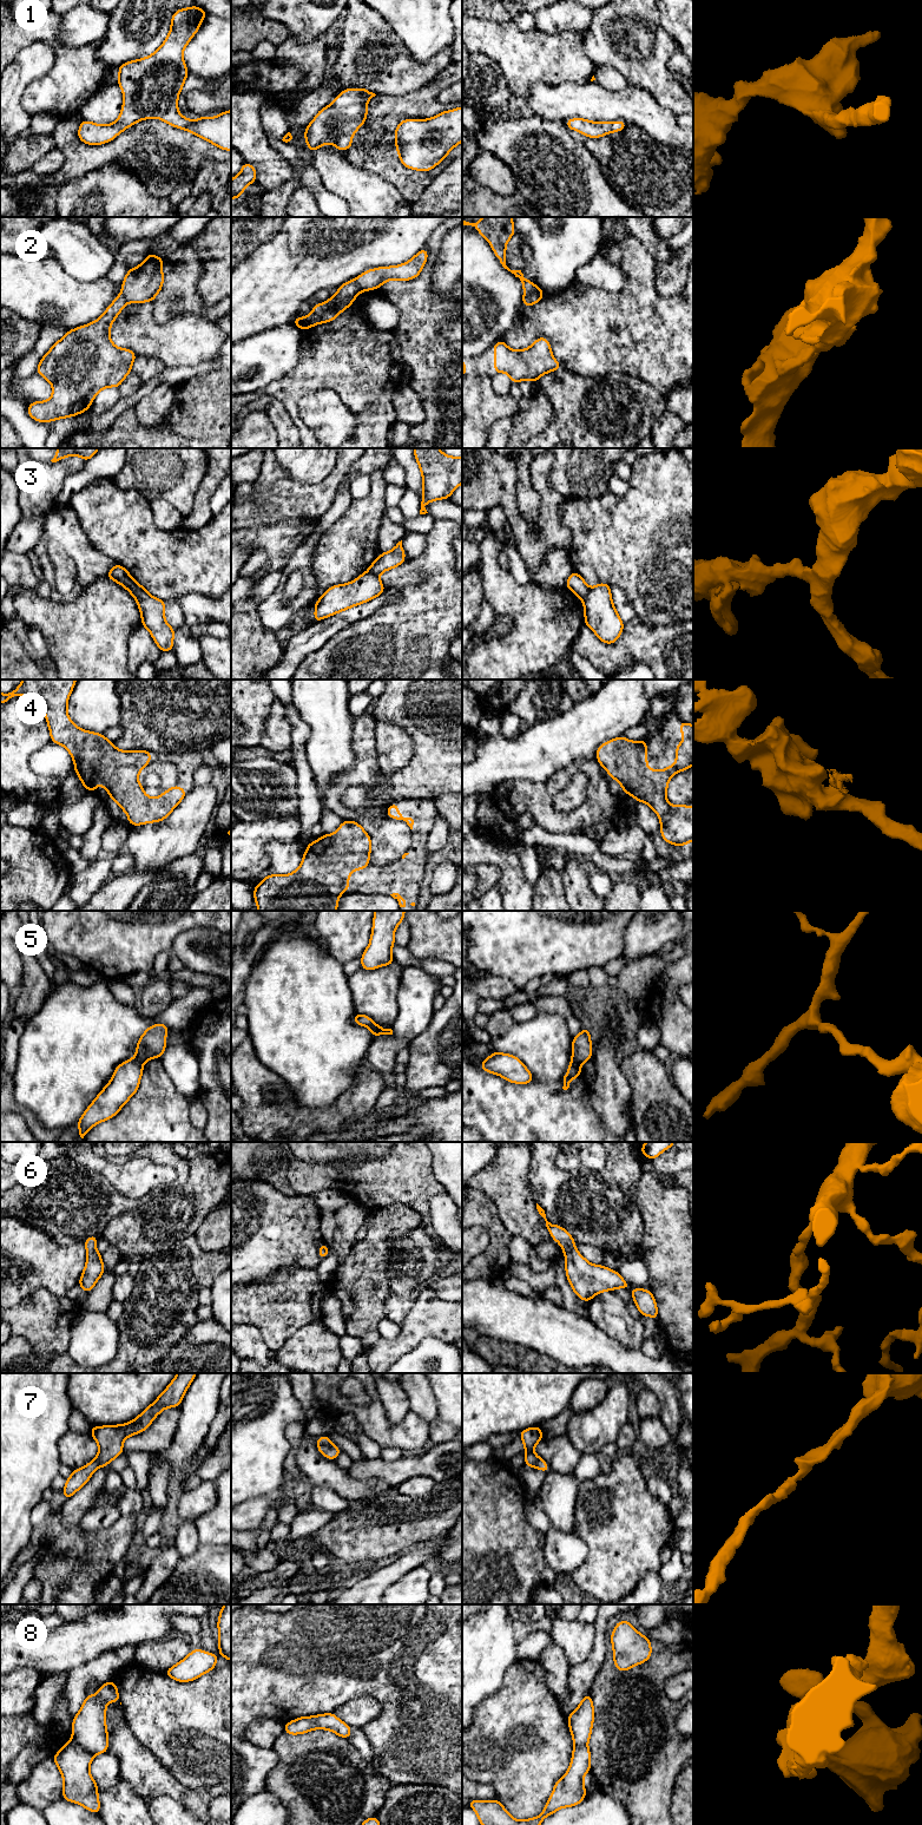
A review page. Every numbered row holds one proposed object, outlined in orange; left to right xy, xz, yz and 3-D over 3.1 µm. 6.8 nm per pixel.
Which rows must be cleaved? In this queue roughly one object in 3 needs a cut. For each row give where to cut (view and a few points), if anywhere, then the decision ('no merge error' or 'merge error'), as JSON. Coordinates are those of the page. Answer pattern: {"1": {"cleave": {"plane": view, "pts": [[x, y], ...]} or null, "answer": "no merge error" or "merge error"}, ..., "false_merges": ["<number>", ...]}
{"1": {"cleave": null, "answer": "no merge error"}, "2": {"cleave": {"plane": "yz", "pts": [[537, 287], [524, 299]]}, "answer": "merge error"}, "3": {"cleave": {"plane": "yz", "pts": [[590, 589], [583, 599]]}, "answer": "merge error"}, "4": {"cleave": null, "answer": "no merge error"}, "5": {"cleave": {"plane": "xy", "pts": [[136, 1055], [143, 1063]]}, "answer": "merge error"}, "6": {"cleave": null, "answer": "no merge error"}, "7": {"cleave": null, "answer": "no merge error"}, "8": {"cleave": {"plane": "xy", "pts": [[73, 1738], [93, 1754]]}, "answer": "merge error"}, "false_merges": ["2", "3", "5", "8"]}

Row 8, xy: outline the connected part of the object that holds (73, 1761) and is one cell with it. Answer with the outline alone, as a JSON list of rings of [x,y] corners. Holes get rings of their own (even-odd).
[[[70,1739],[52,1758],[64,1779],[62,1799],[99,1814],[99,1788],[90,1773],[93,1754],[85,1751],[74,1739]]]

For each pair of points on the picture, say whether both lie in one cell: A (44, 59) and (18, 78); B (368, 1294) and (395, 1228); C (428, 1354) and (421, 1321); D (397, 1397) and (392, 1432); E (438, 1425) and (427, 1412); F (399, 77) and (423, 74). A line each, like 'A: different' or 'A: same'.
A: same
B: same
C: different
D: different
E: different
F: same

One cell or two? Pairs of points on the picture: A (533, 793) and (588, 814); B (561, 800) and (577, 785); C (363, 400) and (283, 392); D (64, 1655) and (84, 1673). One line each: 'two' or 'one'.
A: one
B: one
C: one
D: two

